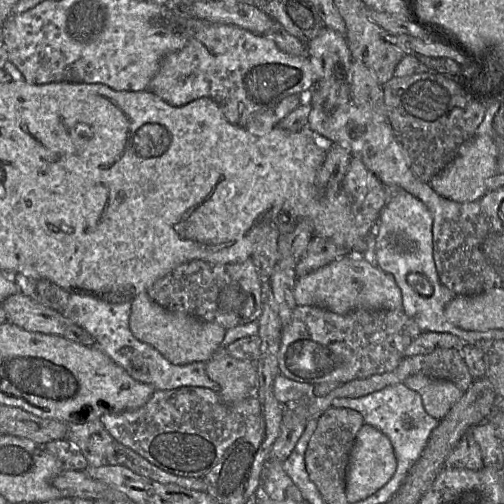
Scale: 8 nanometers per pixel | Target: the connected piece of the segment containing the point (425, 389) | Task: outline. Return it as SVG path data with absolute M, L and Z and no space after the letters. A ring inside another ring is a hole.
M417 373L407 377L404 384L422 397L424 409L440 420L464 394L453 382Z

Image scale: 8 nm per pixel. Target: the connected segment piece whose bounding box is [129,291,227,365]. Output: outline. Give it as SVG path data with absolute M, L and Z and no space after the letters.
M143 291L131 301L129 328L140 341L159 351L168 361L175 365L192 362L206 362L222 347L227 329L213 322L200 320L182 311L168 310Z

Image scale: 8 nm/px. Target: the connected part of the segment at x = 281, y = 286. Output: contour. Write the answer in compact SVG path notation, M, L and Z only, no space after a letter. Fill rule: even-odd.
M278 260L269 282L274 298L279 306L279 317L282 327L291 321L292 313L297 306L294 298L296 280L296 266L281 268Z

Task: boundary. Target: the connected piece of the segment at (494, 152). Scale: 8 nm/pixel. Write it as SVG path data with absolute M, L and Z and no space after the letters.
M475 135L462 143L454 159L429 182L440 196L457 202L472 202L481 198L487 191L487 181L497 174L498 148L488 135Z

